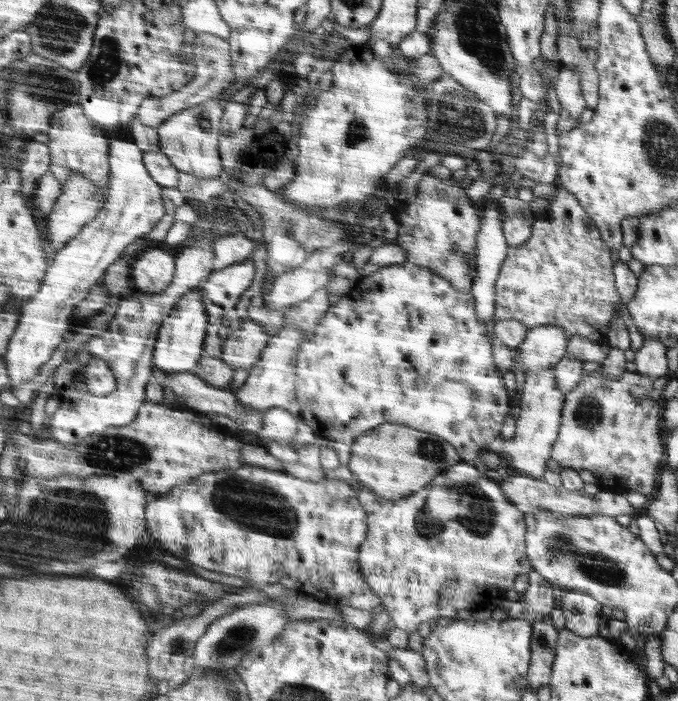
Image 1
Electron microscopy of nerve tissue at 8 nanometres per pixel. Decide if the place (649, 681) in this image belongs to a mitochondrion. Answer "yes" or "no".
no

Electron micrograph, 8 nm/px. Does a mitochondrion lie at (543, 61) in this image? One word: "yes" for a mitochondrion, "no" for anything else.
no

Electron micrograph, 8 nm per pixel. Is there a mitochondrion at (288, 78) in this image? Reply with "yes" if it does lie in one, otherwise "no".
no

